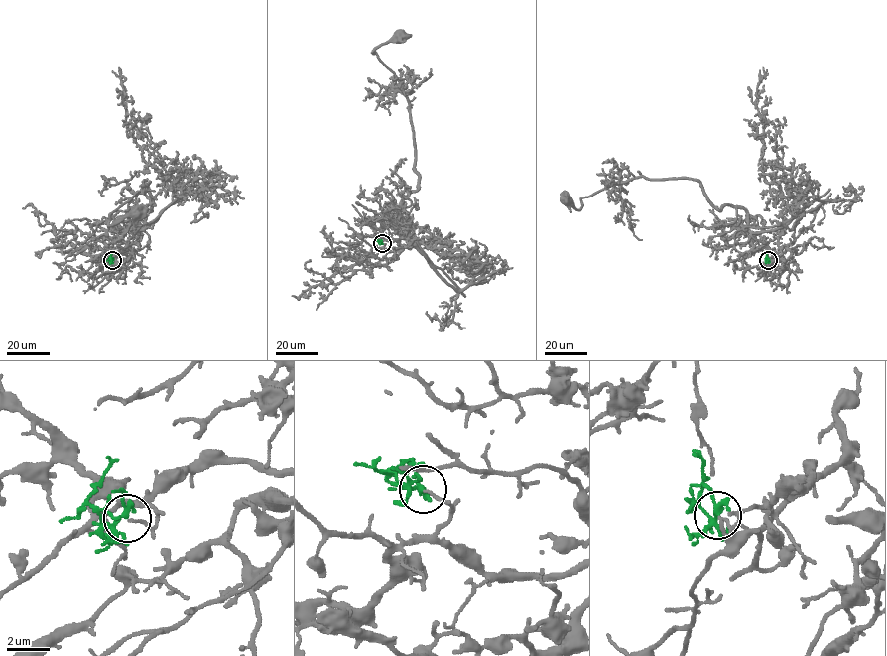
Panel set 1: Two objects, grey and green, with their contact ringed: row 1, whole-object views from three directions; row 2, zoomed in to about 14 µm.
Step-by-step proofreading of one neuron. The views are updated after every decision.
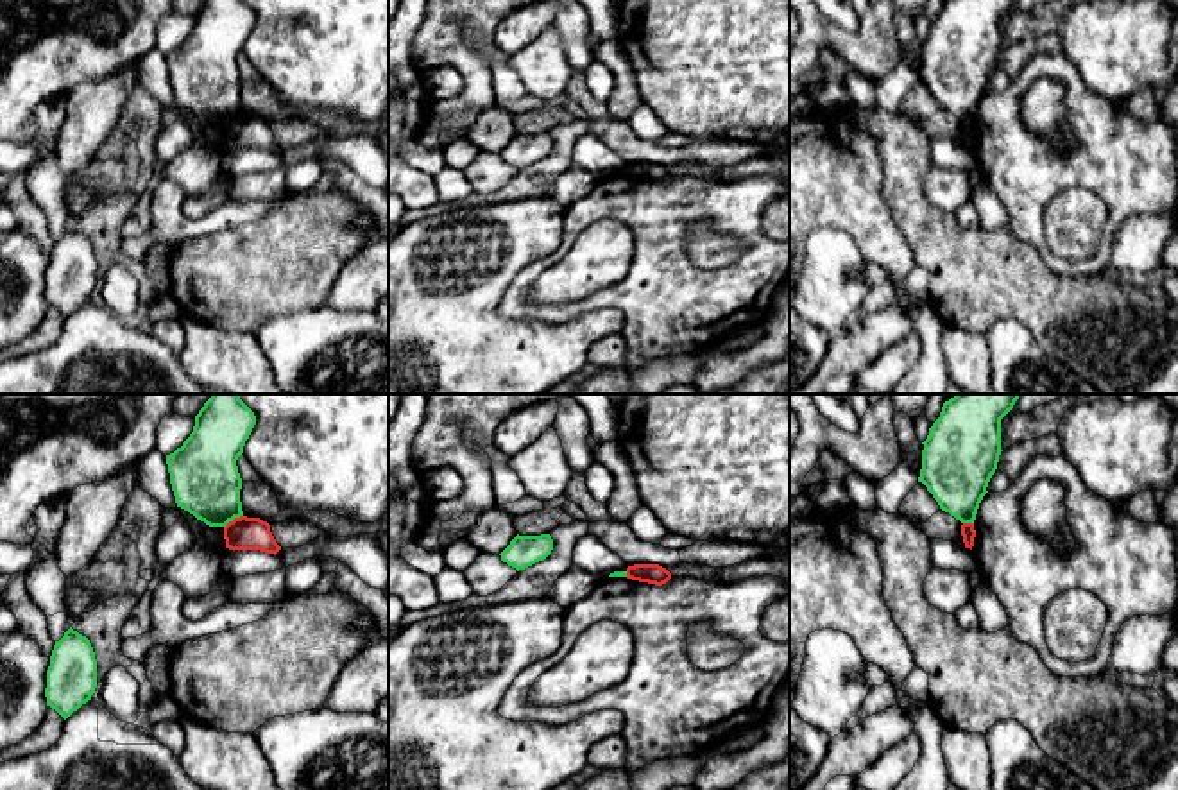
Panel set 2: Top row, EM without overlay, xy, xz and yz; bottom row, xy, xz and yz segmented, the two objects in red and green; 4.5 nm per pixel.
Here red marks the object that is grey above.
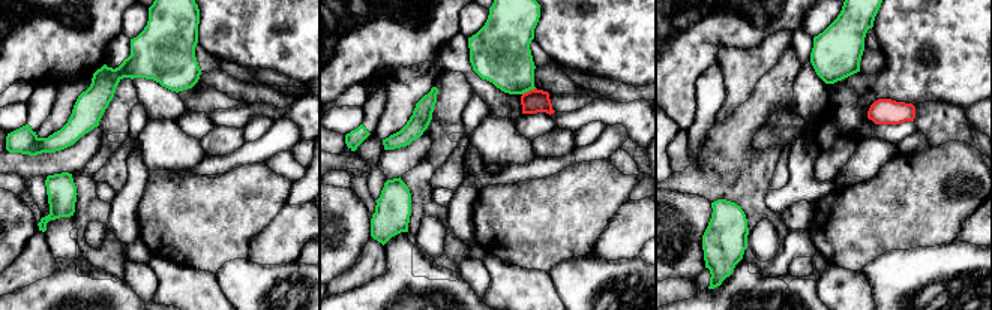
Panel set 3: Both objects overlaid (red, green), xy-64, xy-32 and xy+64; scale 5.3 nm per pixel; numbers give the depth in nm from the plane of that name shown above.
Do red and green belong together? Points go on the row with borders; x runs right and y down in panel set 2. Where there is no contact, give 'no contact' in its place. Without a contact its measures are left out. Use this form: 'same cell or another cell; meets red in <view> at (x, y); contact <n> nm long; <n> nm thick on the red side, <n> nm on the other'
another cell; meets red in xy at (235, 518); contact 110 nm long; 150 nm thick on the red side, 300 nm on the other

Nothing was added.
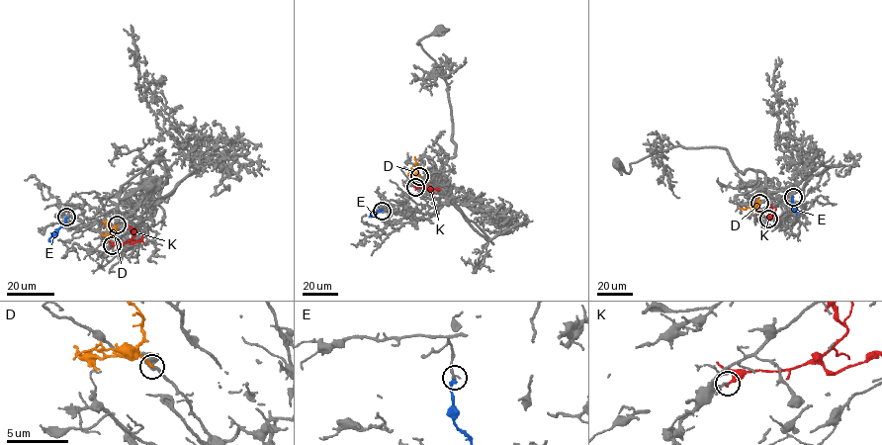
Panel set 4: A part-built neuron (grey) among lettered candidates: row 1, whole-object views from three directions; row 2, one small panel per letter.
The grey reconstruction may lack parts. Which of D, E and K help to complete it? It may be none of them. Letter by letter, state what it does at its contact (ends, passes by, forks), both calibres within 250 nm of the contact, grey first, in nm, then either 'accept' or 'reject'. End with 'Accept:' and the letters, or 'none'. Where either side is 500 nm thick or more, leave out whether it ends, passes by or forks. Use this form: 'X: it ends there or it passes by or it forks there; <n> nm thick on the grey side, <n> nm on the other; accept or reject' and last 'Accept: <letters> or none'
D: it ends there; 220 nm thick on the grey side, 240 nm on the other; accept
E: it ends there; 240 nm thick on the grey side, 320 nm on the other; accept
K: it ends there; 170 nm thick on the grey side, 360 nm on the other; reject
Accept: D, E

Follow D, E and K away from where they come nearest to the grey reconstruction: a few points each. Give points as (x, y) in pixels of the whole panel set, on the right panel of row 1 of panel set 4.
D: (759, 203), (751, 208), (740, 208)
E: (793, 197), (797, 214)
K: (768, 219), (774, 214), (770, 205)

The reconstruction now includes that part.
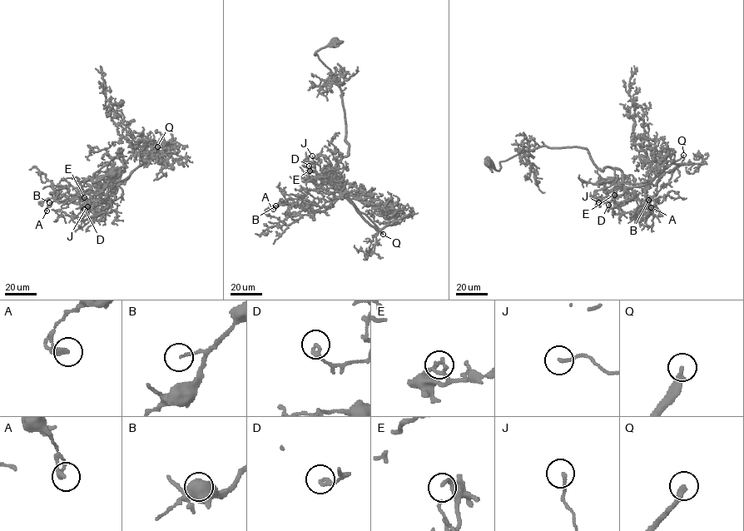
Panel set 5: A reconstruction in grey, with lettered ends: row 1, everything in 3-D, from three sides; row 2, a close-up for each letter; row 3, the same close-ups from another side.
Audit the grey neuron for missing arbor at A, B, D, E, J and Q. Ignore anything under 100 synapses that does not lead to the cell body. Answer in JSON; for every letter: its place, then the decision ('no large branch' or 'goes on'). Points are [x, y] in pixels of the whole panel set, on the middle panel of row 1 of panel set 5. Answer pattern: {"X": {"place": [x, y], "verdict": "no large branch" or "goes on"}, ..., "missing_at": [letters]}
{"A": {"place": [273, 209], "verdict": "no large branch"}, "B": {"place": [275, 205], "verdict": "no large branch"}, "D": {"place": [309, 166], "verdict": "no large branch"}, "E": {"place": [310, 171], "verdict": "no large branch"}, "J": {"place": [312, 156], "verdict": "no large branch"}, "Q": {"place": [383, 234], "verdict": "goes on"}, "missing_at": ["Q"]}

